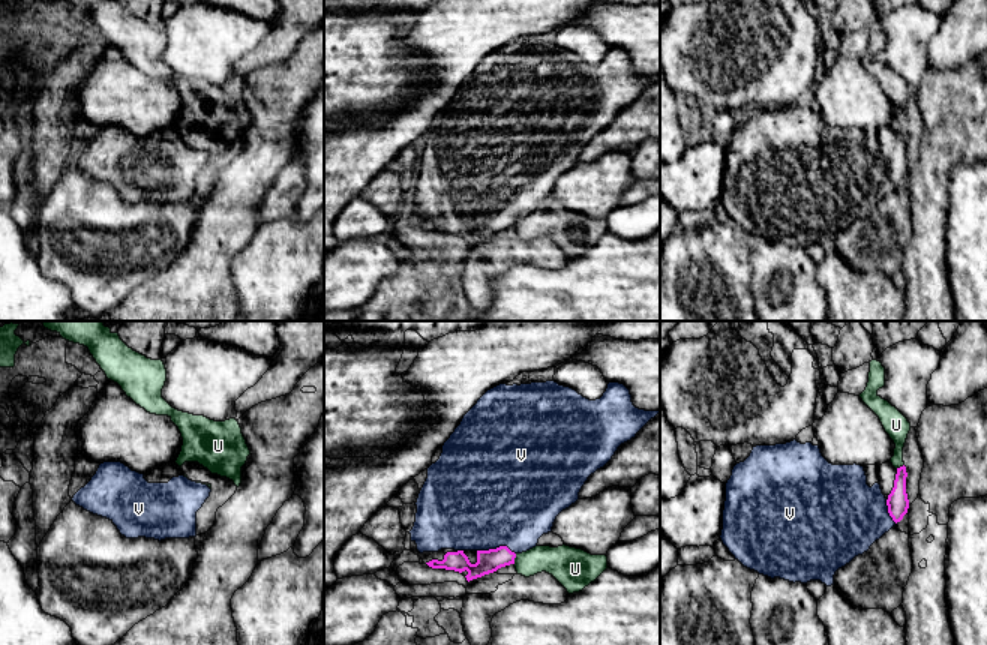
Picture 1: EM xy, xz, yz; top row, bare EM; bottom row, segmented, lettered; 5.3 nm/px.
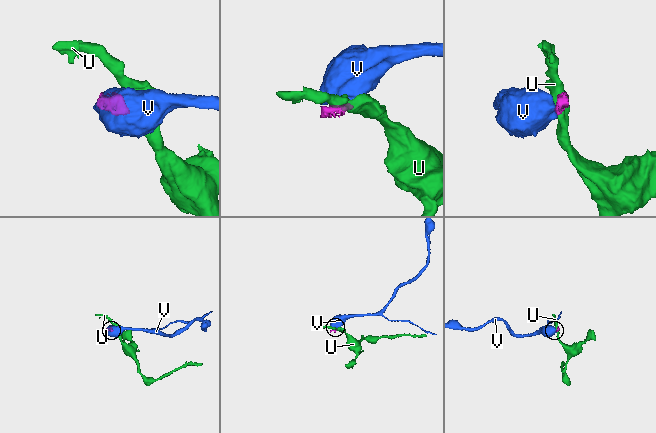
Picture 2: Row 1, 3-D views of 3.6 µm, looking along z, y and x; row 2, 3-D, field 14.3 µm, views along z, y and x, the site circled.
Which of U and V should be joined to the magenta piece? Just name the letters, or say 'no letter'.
V

